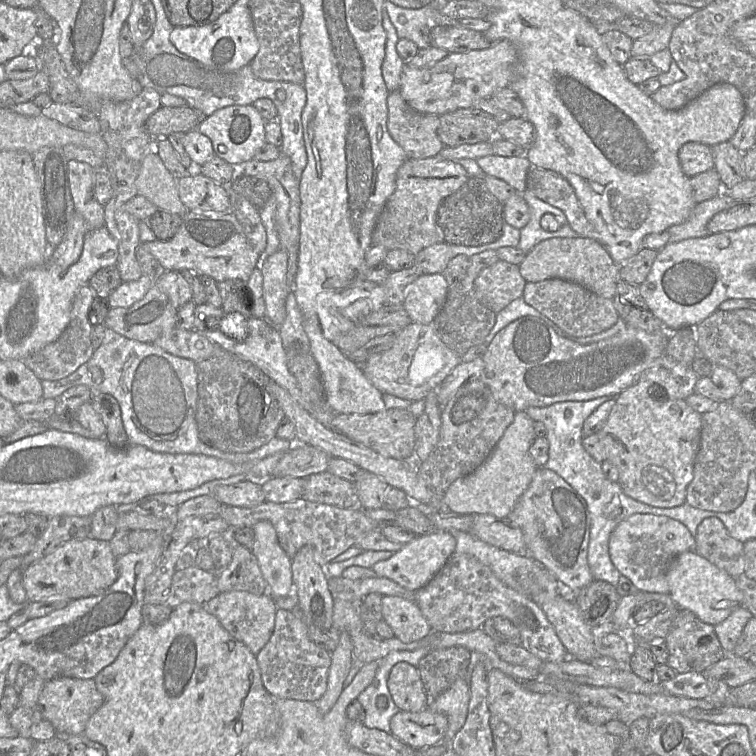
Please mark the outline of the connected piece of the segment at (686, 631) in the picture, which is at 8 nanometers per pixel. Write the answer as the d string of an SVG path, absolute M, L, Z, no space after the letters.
M680 610L665 638L668 649L667 665L677 673L702 673L726 656L714 626L704 623L690 610Z

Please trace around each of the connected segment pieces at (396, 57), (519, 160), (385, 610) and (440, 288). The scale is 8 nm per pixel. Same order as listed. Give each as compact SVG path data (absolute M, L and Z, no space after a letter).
M386 9L382 10L382 23L386 31L385 58L382 63L382 76L387 90L390 92L399 90L401 73L405 60L397 52L397 42L399 37L393 23L391 22Z
M488 155L476 160L485 174L494 176L507 182L516 192L527 189L527 175L532 168L526 157L504 157Z
M397 596L382 597L382 618L391 627L395 638L403 643L411 643L428 636L432 629L415 601Z
M424 274L410 283L404 291L404 309L412 322L432 324L439 314L449 290L446 277Z

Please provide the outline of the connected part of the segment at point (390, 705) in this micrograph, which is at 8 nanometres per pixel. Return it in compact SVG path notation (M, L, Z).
M420 648L413 651L391 651L379 661L374 680L357 698L366 711L364 726L391 733L390 720L401 711L393 701L387 685L391 669L398 662L408 662L418 667L421 658L430 651L430 648Z

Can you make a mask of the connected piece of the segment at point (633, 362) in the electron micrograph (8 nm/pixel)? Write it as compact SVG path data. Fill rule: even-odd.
M525 316L510 323L494 337L488 346L487 351L482 356L484 369L480 379L489 387L492 395L499 403L513 409L515 412L526 411L530 407L546 407L557 402L588 401L602 396L617 397L628 387L639 381L643 372L649 368L654 360L666 354L669 337L670 333L647 332L643 329L625 324L624 328L612 337L598 342L581 345L570 339L559 336L556 331L552 327L548 326L542 319L533 316Z

